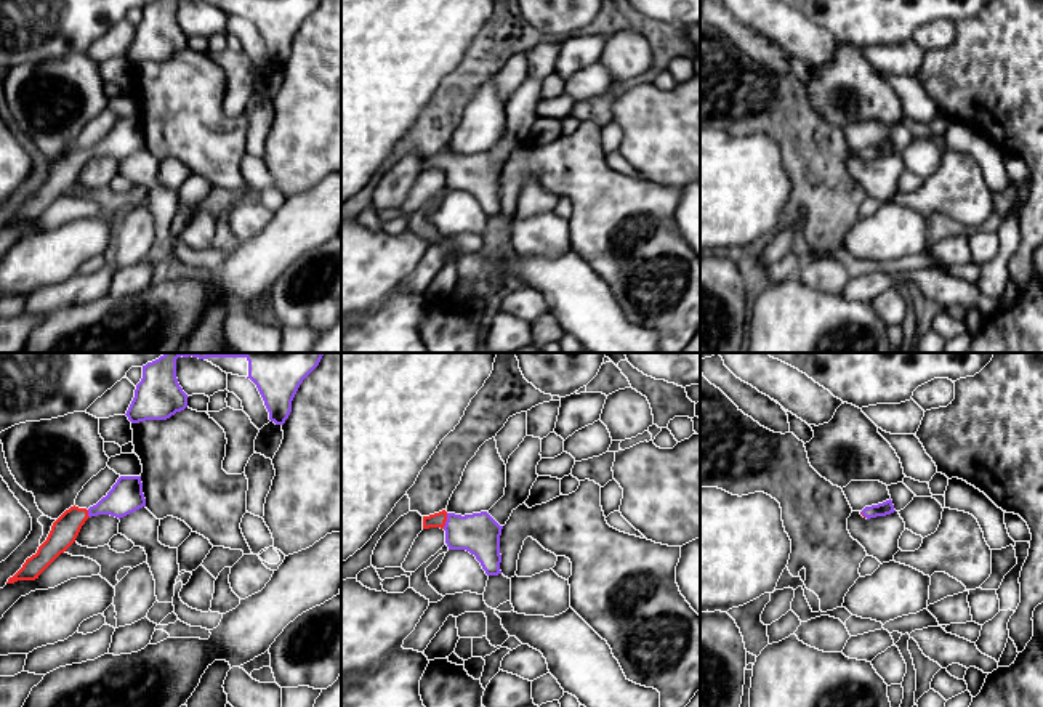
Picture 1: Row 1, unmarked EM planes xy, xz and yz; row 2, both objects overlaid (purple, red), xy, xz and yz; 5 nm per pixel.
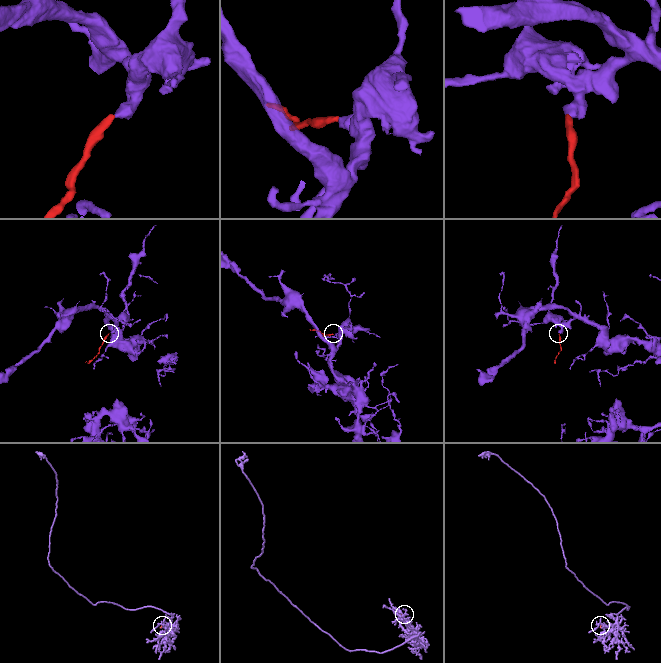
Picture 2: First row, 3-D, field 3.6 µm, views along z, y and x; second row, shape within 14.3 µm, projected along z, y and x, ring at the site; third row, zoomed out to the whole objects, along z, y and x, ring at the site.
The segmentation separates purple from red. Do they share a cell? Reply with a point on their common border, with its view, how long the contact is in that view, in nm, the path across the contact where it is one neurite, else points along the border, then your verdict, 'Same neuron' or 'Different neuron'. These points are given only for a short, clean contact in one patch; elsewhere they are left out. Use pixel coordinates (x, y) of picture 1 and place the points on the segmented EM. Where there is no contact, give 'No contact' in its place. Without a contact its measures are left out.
Touches purple at xz (446, 521). Shared border 80 nm. Path across: xz (479, 534), (462, 533), (446, 521), (438, 520). Same neuron

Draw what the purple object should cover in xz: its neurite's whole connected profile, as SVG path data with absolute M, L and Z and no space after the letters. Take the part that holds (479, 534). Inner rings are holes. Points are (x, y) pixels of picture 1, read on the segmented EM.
M445 510L423 516L423 529L441 527L445 531L449 550L466 550L476 556L487 576L498 576L501 555L500 526L487 511L455 515Z

